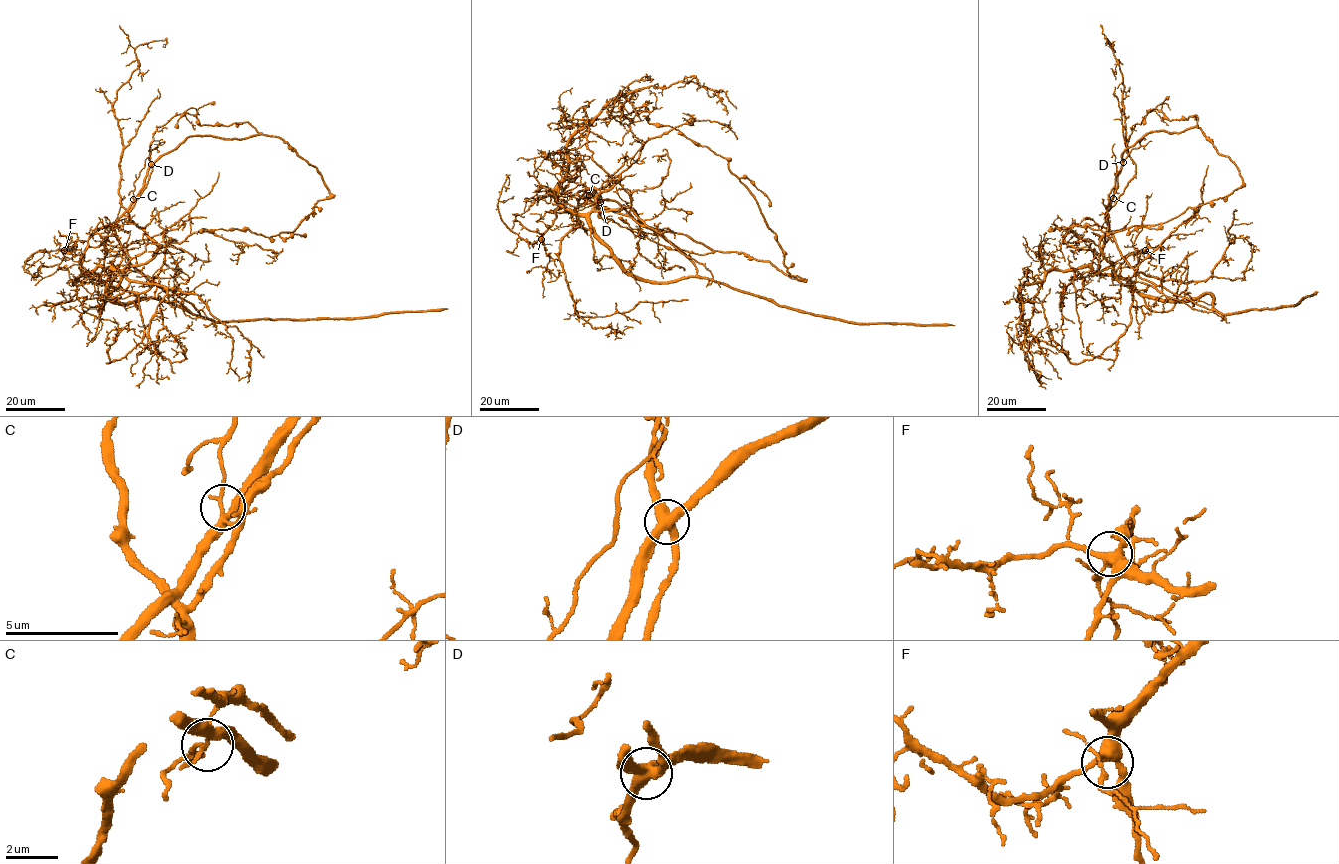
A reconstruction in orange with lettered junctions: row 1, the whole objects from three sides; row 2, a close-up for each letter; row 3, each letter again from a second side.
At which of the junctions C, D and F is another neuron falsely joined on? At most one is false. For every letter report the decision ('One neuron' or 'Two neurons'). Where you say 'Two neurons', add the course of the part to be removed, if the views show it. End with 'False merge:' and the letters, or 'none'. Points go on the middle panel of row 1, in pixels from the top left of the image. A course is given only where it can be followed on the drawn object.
C: One neuron
D: One neuron
F: One neuron
False merge: none

